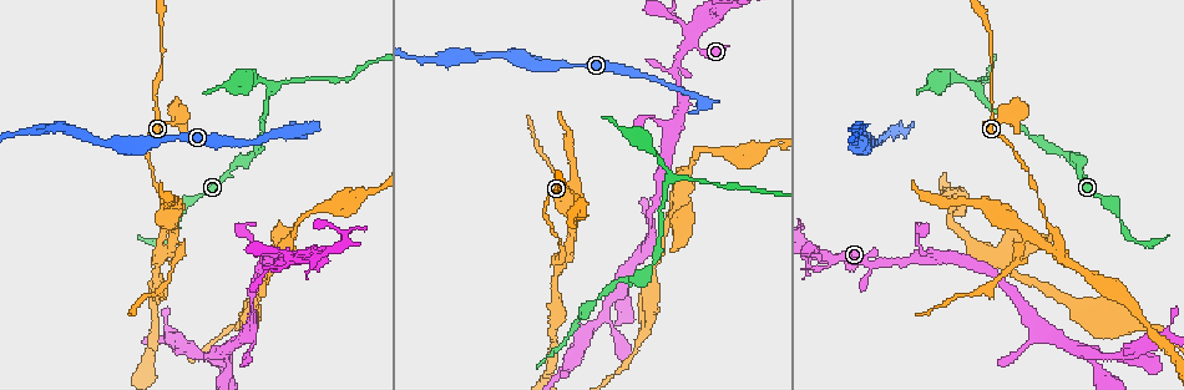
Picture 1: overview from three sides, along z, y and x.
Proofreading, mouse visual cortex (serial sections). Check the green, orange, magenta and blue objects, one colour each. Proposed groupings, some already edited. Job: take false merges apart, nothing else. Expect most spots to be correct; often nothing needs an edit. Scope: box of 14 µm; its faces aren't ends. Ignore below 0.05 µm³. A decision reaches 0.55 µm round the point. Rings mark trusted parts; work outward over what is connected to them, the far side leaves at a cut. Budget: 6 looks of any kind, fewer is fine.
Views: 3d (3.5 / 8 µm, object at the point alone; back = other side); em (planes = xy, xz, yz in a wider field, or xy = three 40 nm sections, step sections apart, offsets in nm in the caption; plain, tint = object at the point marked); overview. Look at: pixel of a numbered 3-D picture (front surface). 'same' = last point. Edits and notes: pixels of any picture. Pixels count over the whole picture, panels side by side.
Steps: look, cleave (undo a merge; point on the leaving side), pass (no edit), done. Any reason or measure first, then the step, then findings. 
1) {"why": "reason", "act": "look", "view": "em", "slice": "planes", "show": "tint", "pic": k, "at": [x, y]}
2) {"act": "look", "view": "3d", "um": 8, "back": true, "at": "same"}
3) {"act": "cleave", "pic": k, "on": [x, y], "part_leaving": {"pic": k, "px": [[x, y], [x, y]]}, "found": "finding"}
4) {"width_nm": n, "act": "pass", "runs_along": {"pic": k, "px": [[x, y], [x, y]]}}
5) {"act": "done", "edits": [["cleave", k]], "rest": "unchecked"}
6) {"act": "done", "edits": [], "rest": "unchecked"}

{"why": "a fork", "act": "look", "view": "3d", "um": 8, "pic": 1, "at": [872, 264]}

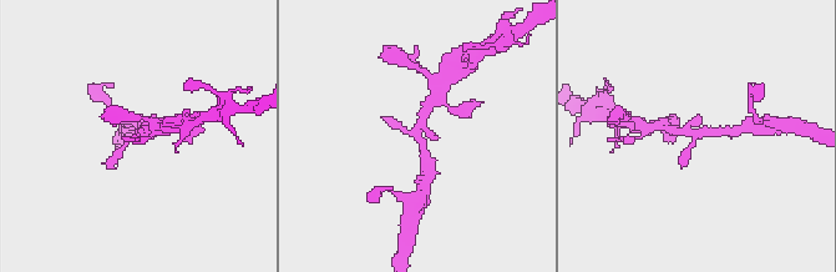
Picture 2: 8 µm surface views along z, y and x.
{"act": "look", "view": "em", "slice": "xy", "step": 5, "show": "tint", "pic": 2, "at": [418, 131]}

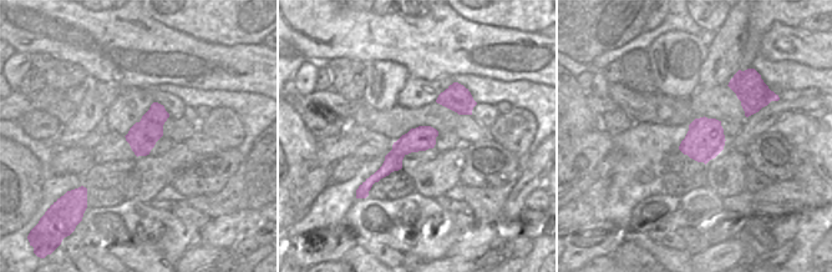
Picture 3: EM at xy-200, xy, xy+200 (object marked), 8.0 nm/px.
{"act": "pass", "runs_along": {"pic": 2, "px": [[432, 104], [418, 129], [426, 167]]}, "found": "continuous, no second cell"}

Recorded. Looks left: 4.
{"why": "three-way junction", "act": "look", "view": "3d", "um": 3.5, "pic": 1, "at": [978, 93]}

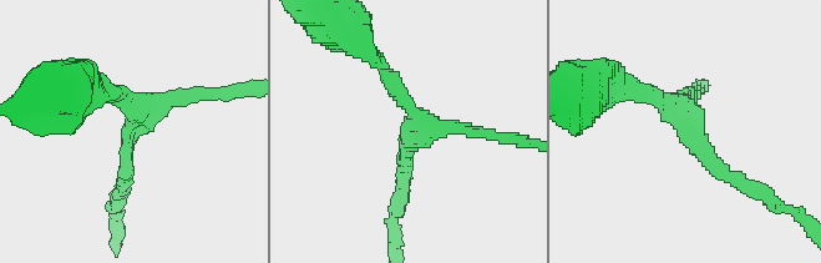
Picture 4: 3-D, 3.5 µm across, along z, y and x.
{"arms": 3, "arm_widths_nm": [200, 200, 200], "act": "look", "view": "em", "slice": "planes", "show": "tint", "pic": 4, "at": [409, 139]}

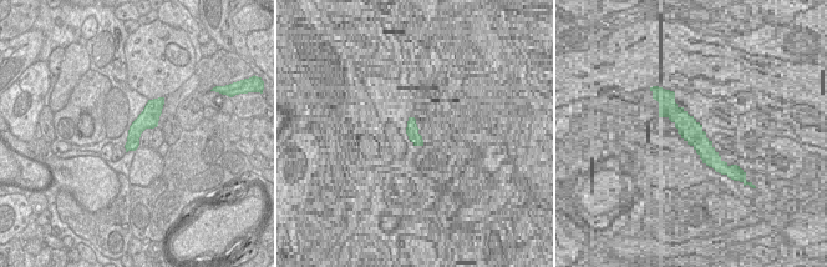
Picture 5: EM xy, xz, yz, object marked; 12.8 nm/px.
{"act": "pass", "runs_along": {"pic": 4, "px": [[748, 188], [668, 101], [637, 89]]}, "found": "continuous, no second cell"}

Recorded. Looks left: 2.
{"why": "arms part here", "act": "look", "view": "3d", "um": 8, "back": true, "pic": 1, "at": [175, 235]}

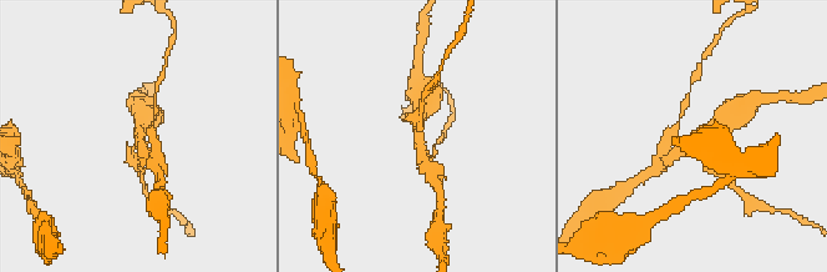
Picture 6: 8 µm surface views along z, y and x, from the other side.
{"why": "need the tissue", "act": "look", "view": "em", "slice": "planes", "show": "tint", "pic": 6, "at": [416, 138]}

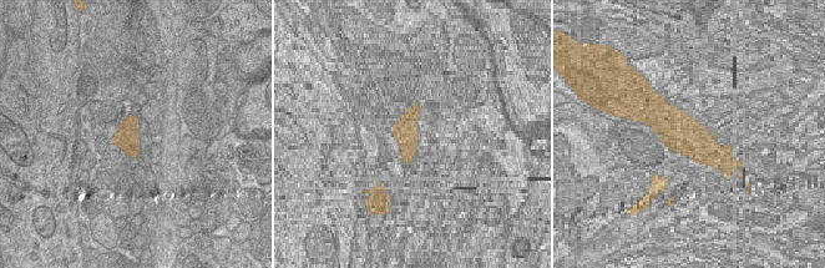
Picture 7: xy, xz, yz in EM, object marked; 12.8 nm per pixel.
{"act": "pass", "runs_along": {"pic": 6, "px": [[668, 159], [721, 119]]}, "found": "all the same cell"}

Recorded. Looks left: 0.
{"act": "done", "edits": [], "rest": "unchecked"}

